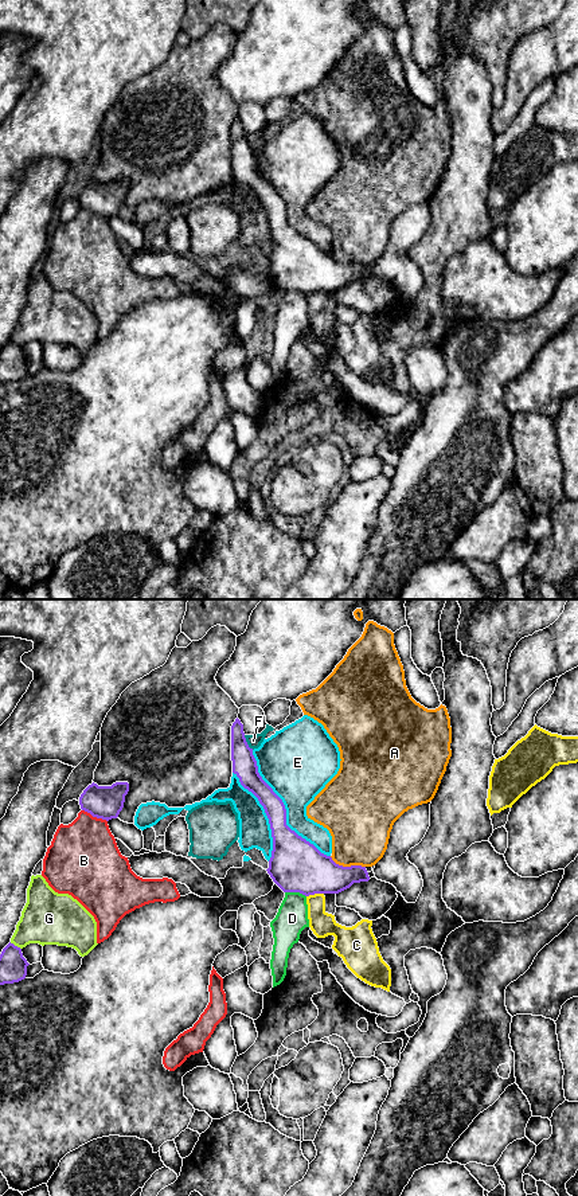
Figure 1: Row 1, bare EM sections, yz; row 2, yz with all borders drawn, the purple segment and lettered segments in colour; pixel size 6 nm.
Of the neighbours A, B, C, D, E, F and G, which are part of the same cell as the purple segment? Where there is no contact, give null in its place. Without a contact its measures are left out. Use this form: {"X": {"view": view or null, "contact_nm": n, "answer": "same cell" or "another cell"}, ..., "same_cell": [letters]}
{"A": {"view": "yz", "contact_nm": 220, "answer": "another cell"}, "B": {"view": "yz", "contact_nm": 170, "answer": "another cell"}, "C": {"view": "yz", "contact_nm": 110, "answer": "another cell"}, "D": {"view": "yz", "contact_nm": 130, "answer": "another cell"}, "E": {"view": "yz", "contact_nm": 800, "answer": "another cell"}, "F": {"view": "yz", "contact_nm": 110, "answer": "another cell"}, "G": {"view": "yz", "contact_nm": 80, "answer": "another cell"}, "same_cell": []}

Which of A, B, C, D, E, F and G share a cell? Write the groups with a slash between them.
A / B / C / D / E / F / G

